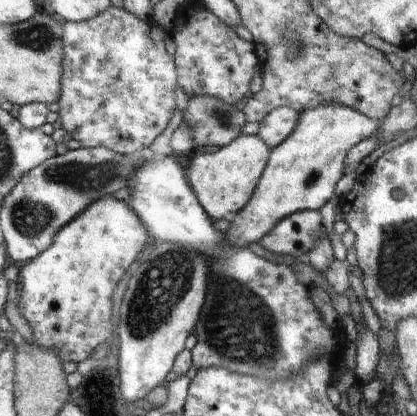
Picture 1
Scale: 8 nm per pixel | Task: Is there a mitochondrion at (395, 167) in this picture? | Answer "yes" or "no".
no

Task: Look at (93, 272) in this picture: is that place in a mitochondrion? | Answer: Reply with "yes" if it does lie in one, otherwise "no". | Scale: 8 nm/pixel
no

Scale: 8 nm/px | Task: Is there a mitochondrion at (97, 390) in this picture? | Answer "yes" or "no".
yes

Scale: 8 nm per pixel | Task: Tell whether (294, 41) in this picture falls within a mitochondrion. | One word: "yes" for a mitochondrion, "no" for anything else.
yes

